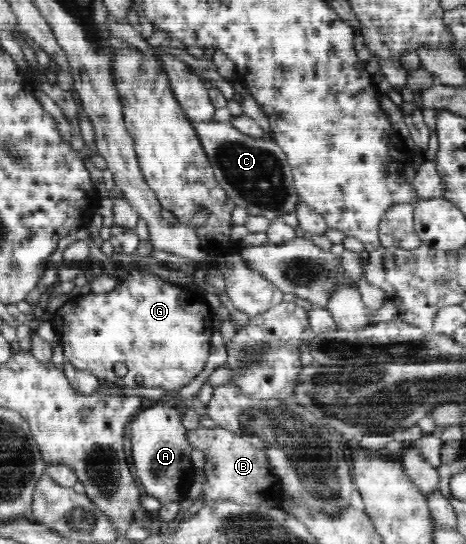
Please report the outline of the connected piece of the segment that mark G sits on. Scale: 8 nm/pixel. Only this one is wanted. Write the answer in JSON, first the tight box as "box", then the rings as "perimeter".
{"box":[51,270,213,390],"perimeter":[[[131,270],[127,282],[103,294],[88,293],[61,305],[51,317],[51,323],[62,343],[65,360],[77,370],[87,371],[109,384],[129,388],[164,388],[179,390],[203,373],[211,352],[213,317],[203,294],[173,286],[159,280],[155,274]]]}

